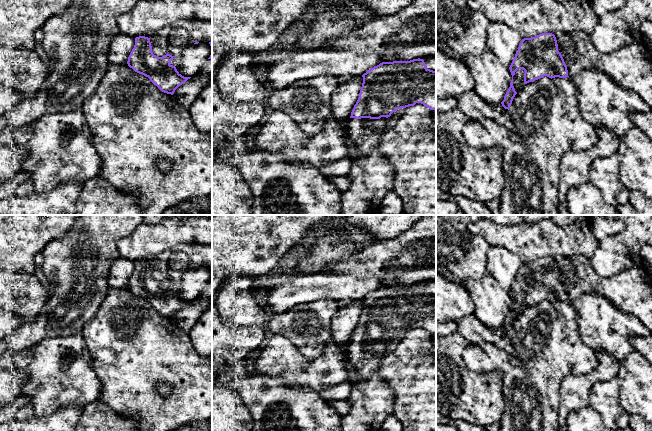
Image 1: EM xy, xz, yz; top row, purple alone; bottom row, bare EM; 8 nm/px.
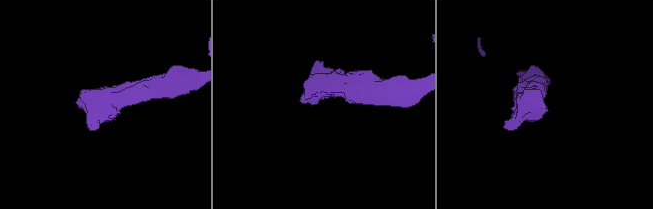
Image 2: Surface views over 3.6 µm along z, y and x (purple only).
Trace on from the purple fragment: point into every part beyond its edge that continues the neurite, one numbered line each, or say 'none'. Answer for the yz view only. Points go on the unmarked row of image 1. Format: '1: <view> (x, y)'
1: yz (630, 290)

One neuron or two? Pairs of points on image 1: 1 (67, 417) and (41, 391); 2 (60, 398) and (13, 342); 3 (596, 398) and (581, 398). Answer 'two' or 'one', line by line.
1: two
2: two
3: two

